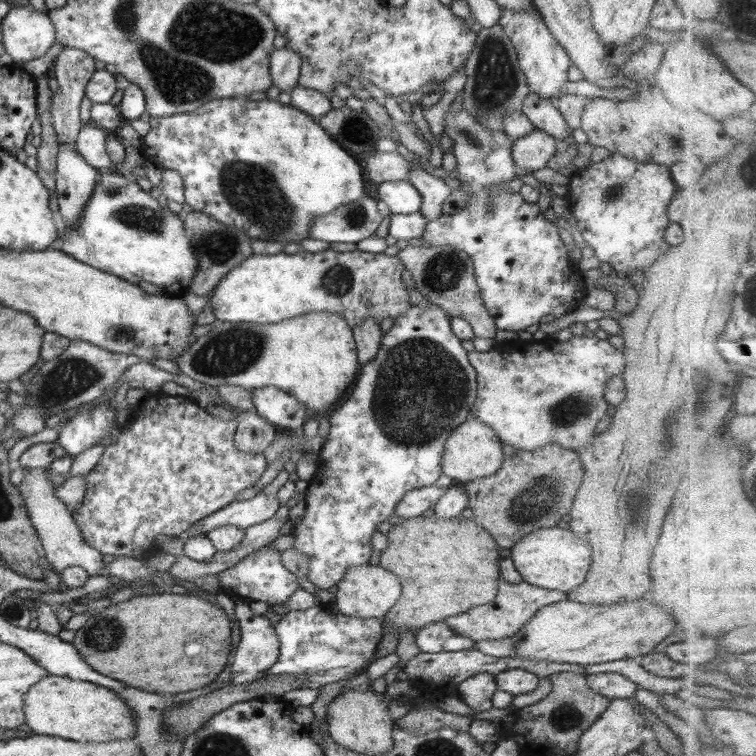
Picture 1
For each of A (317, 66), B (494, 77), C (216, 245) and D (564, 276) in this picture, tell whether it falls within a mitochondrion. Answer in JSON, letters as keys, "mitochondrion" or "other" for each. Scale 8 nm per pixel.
{"A":"other","B":"mitochondrion","C":"mitochondrion","D":"other"}

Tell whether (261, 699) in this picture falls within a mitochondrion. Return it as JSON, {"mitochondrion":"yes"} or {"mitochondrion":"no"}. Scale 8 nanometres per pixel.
{"mitochondrion":"no"}

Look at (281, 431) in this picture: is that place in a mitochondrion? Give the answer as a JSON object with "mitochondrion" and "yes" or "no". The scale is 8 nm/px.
{"mitochondrion":"no"}

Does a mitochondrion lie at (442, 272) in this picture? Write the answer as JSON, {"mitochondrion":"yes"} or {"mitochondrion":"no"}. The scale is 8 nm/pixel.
{"mitochondrion":"yes"}

